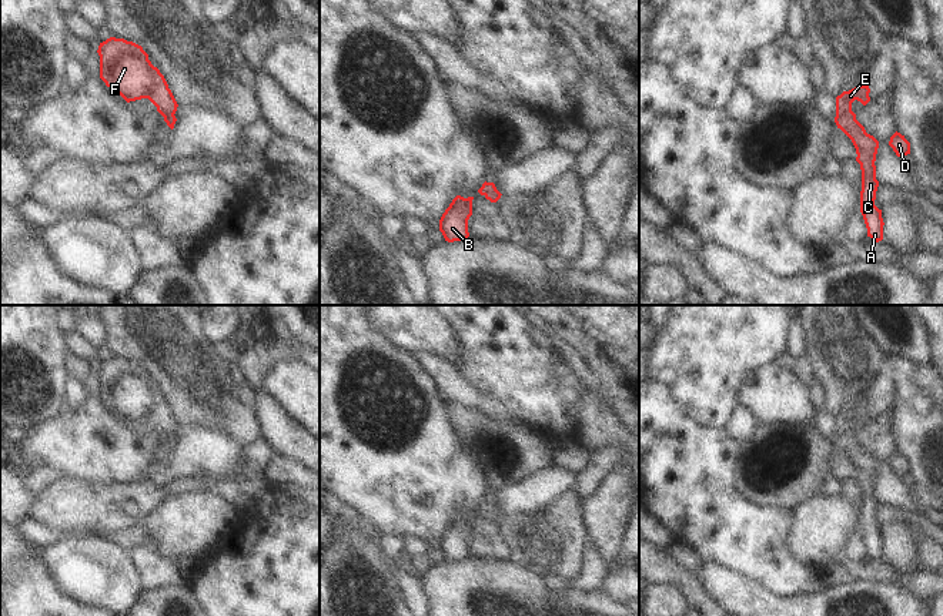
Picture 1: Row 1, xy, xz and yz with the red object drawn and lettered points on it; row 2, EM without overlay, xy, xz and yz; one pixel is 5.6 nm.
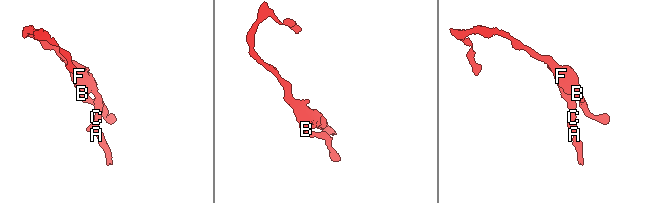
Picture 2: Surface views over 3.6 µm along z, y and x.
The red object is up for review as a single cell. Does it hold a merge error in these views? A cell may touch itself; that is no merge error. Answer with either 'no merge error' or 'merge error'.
no merge error

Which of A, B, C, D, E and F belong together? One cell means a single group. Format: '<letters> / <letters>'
A B C D E F

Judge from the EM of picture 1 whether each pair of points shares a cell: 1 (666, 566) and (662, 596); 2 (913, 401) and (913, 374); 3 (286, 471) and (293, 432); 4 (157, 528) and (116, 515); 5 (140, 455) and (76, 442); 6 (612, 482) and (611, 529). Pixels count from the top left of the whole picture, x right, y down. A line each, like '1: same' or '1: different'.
1: different
2: same
3: different
4: different
5: same
6: same

